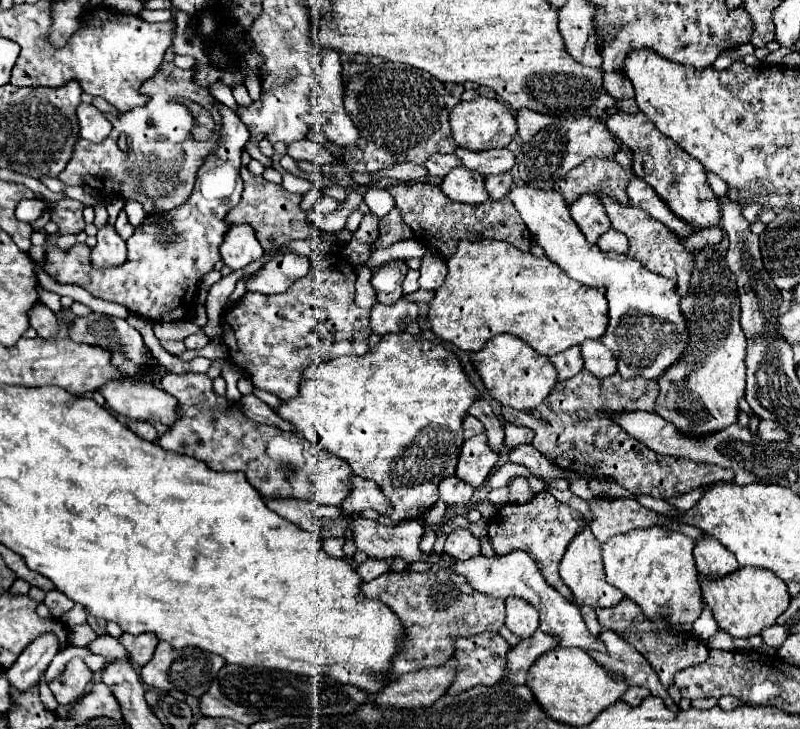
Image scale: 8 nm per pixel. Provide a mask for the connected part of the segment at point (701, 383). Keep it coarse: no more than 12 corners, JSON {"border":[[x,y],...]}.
{"border":[[718,246],[680,298],[686,354],[654,412],[702,436],[736,422],[746,336]]}

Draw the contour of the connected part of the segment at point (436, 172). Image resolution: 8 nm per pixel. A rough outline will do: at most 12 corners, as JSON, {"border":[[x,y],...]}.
{"border":[[432,154],[426,160],[430,176],[444,178],[460,166],[456,154]]}

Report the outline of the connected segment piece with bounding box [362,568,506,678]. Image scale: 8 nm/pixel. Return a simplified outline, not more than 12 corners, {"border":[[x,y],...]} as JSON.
{"border":[[450,568],[362,584],[398,614],[390,676],[442,666],[460,636],[498,632],[504,600]]}

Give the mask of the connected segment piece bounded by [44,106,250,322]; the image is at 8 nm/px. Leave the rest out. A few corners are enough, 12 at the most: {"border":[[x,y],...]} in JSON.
{"border":[[226,106],[218,162],[148,214],[122,266],[44,244],[44,272],[154,322],[192,316],[240,202],[250,138]]}

